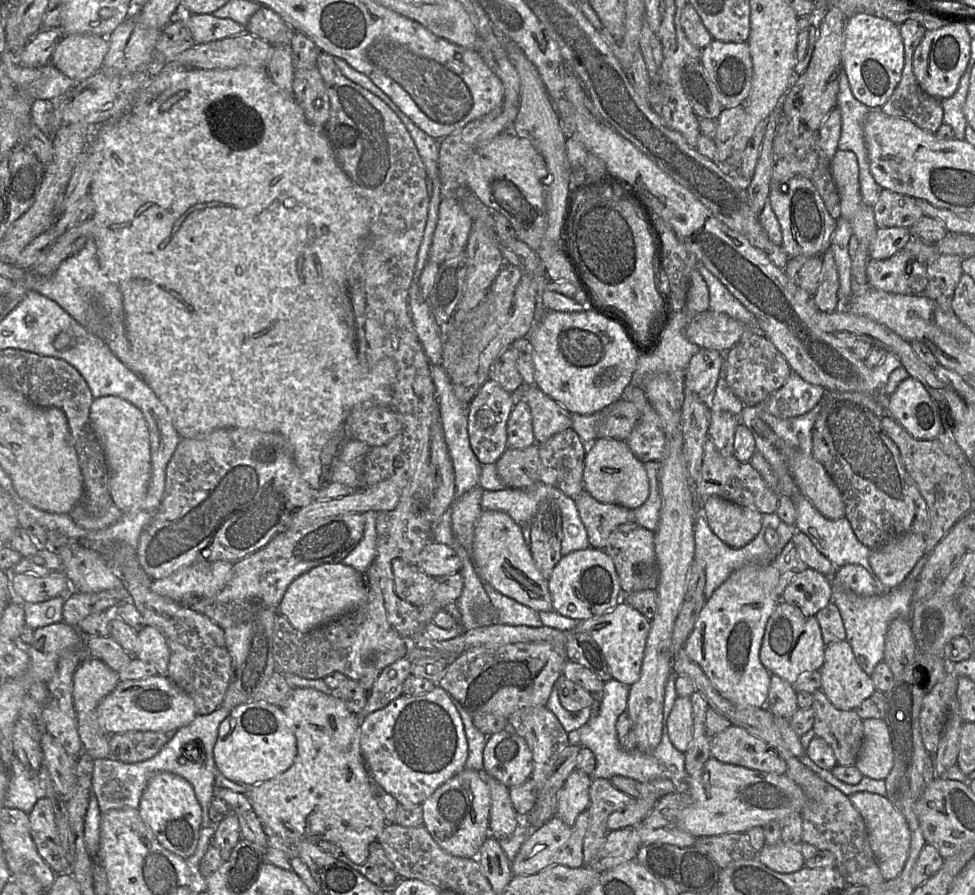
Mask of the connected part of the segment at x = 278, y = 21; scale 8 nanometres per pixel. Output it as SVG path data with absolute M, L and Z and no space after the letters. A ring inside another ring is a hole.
M264 5L250 18L246 28L273 46L290 44L294 32L278 13Z

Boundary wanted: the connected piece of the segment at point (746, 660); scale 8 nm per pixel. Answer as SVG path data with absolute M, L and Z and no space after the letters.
M750 564L733 572L706 601L695 623L684 651L698 664L718 692L739 706L765 707L771 684L771 673L760 661L760 649L766 625L781 598L776 593L778 572L773 565Z

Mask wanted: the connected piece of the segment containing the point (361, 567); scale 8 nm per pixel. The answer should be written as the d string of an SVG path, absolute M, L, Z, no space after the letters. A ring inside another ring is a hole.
M368 511L364 513L365 528L362 539L356 547L344 558L343 564L354 568L364 574L368 567L375 561L377 550L376 518L378 512Z

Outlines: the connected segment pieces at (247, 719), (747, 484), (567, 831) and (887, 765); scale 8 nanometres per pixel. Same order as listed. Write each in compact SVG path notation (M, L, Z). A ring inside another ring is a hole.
M251 701L233 708L221 722L213 751L216 768L225 777L241 785L255 785L288 770L294 763L297 745L280 706Z
M707 438L704 443L700 482L696 487L697 506L700 505L701 507L712 496L749 507L762 514L774 514L779 503L778 493L767 485L749 462L741 462L734 455L723 456L715 447L713 441Z
M588 808L579 814L573 826L566 825L559 816L554 816L537 830L532 830L514 858L512 875L535 875L552 865L580 868L584 863L583 843L589 826Z
M884 719L863 720L864 738L855 766L862 775L885 780L893 767L893 748Z

